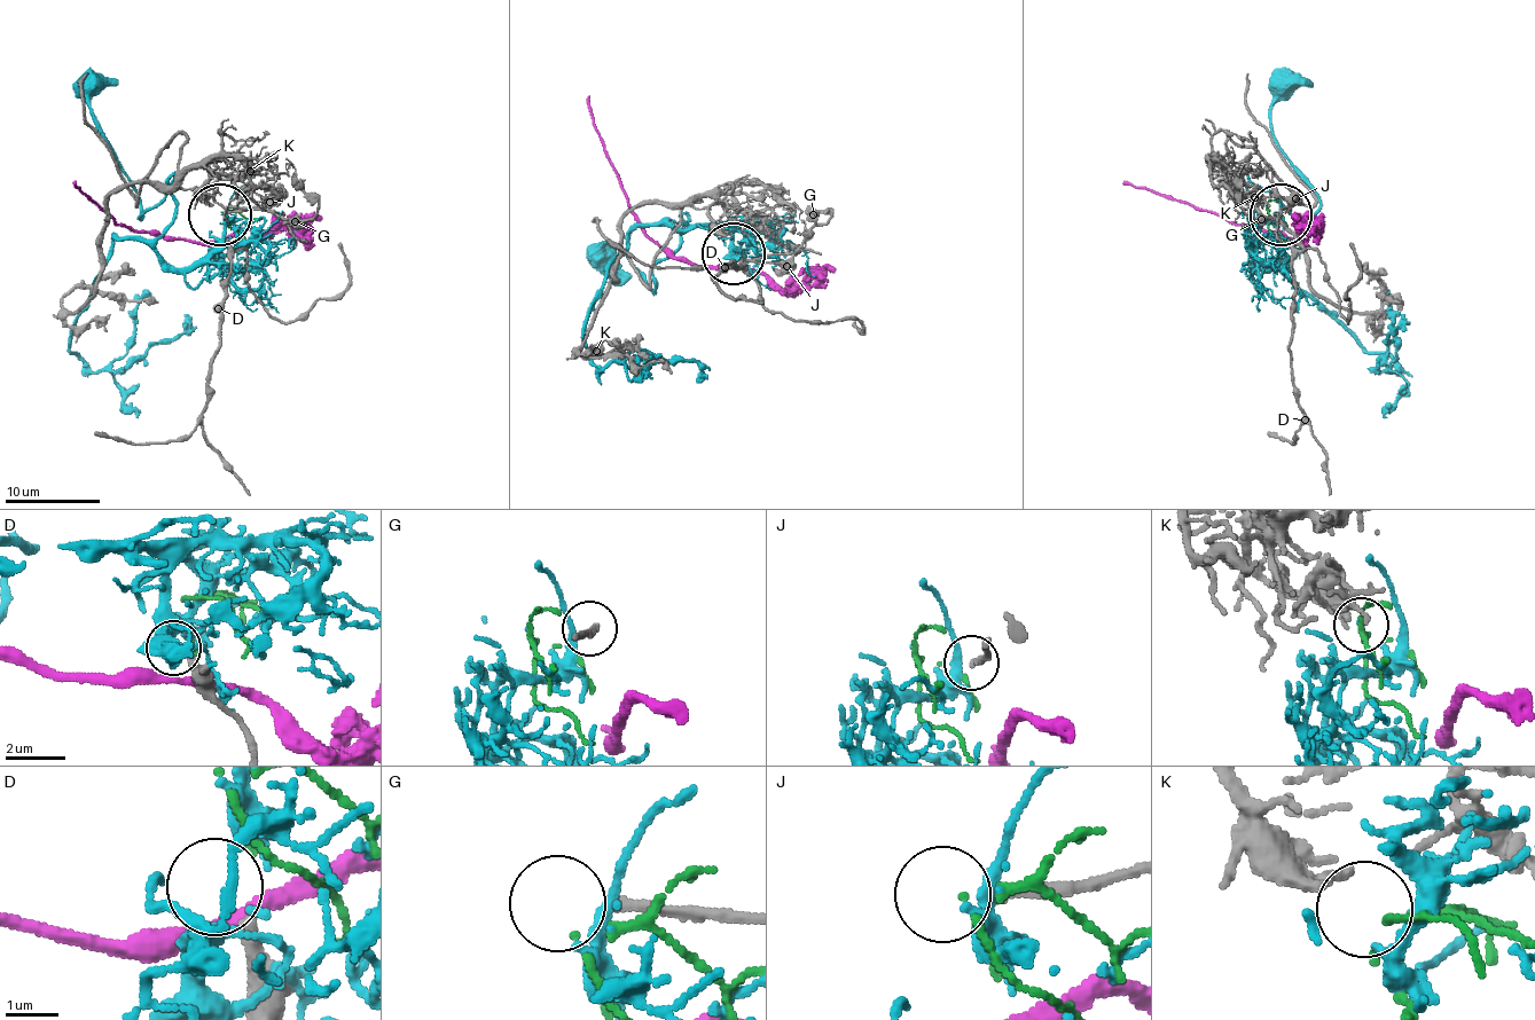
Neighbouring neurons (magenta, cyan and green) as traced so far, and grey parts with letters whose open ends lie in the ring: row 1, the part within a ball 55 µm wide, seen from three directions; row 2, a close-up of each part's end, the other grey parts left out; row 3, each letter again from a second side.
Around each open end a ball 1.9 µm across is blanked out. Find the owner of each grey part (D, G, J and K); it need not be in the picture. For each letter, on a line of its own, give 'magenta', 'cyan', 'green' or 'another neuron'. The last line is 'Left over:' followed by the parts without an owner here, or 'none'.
D: another neuron
G: another neuron
J: another neuron
K: green
Left over: D, G, J

